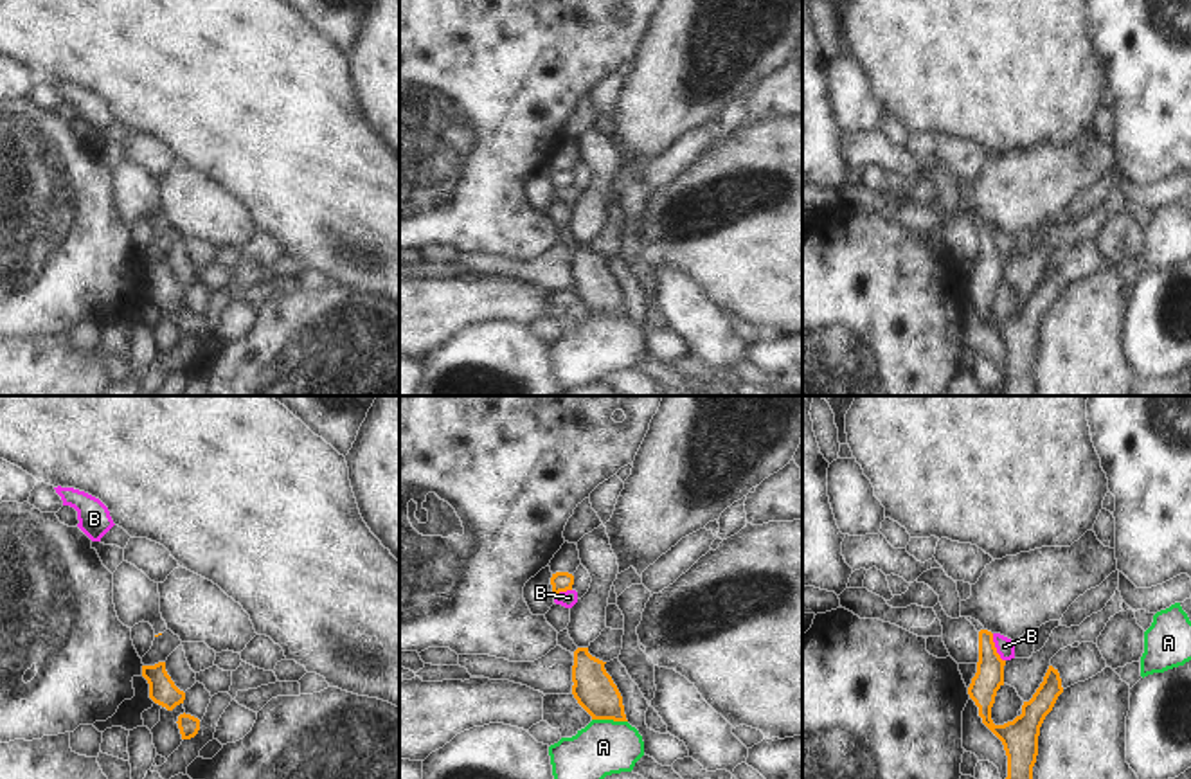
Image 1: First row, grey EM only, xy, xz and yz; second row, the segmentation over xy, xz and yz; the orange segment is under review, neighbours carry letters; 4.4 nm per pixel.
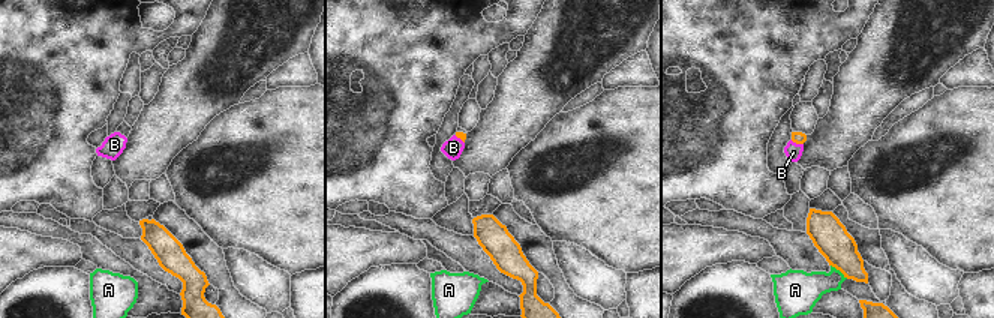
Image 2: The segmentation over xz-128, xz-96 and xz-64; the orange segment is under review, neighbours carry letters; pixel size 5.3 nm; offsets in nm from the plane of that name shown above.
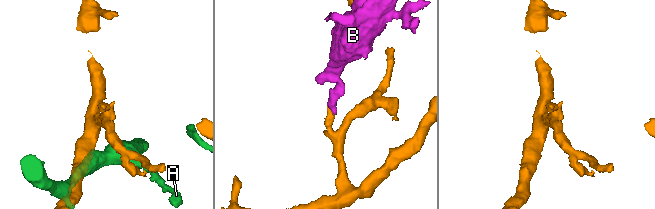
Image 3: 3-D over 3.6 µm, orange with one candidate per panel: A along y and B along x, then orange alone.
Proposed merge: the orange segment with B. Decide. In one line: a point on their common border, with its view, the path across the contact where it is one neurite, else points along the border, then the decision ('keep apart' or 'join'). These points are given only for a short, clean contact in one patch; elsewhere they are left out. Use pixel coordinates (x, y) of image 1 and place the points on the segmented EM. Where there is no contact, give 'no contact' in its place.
yz (995, 648) | along yz (992, 634), (995, 652), (1004, 661) | keep apart

